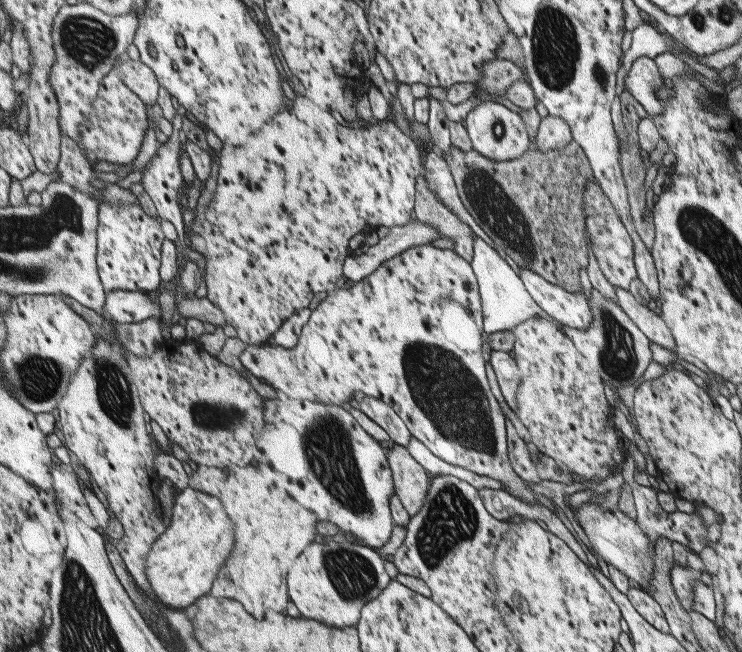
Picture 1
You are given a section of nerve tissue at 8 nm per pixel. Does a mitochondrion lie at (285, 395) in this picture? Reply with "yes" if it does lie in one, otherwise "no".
no

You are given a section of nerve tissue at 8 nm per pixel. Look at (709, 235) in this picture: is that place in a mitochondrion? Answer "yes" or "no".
yes

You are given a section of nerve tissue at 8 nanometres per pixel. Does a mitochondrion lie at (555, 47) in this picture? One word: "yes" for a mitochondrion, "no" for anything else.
yes

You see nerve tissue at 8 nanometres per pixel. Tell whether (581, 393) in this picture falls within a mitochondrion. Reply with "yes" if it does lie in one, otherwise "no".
no

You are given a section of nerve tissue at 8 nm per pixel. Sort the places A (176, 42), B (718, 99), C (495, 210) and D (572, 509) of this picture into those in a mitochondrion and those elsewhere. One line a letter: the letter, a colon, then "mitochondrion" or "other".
A: other
B: other
C: mitochondrion
D: other

